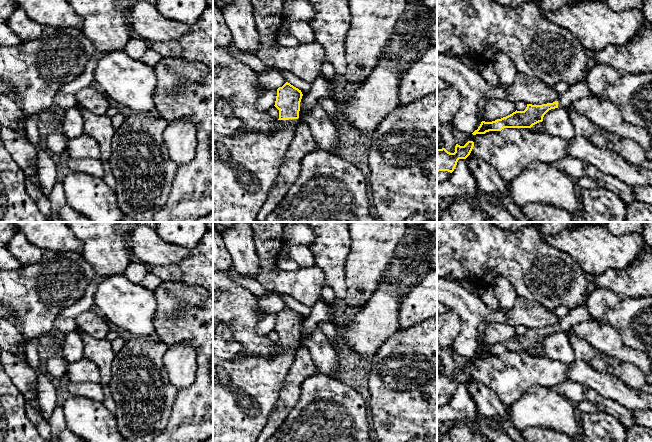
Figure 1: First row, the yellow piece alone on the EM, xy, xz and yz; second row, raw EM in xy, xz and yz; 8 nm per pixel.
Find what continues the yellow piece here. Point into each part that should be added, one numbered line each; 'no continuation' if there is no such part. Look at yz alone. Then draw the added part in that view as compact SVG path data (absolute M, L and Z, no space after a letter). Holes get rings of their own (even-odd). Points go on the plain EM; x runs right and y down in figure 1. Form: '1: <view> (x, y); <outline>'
1: yz (580, 314); M583 304L576 308L570 309L566 316L560 318L560 321L558 323L558 331L566 332L574 325L590 320L591 315L585 304Z

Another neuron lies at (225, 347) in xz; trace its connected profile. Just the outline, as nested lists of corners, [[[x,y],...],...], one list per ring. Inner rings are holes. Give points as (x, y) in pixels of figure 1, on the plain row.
[[[214,320],[214,322],[213,355],[215,357],[233,361],[249,354],[249,352],[234,339],[227,325],[216,320]]]

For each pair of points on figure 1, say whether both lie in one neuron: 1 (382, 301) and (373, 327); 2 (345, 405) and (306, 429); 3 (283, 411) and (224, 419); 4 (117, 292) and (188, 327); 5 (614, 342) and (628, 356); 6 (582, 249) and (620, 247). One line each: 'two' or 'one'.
1: one
2: one
3: two
4: two
5: one
6: one

